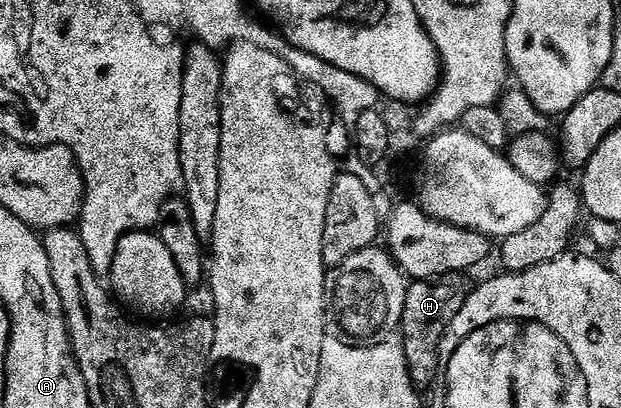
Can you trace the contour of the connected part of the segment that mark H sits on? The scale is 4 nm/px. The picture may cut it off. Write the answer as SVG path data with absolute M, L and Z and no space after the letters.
M463 273L447 274L435 280L416 280L409 285L404 305L402 345L408 356L408 371L417 388L431 387L437 381L436 373L442 370L440 341L446 338L452 322L462 312L470 293L470 285Z

